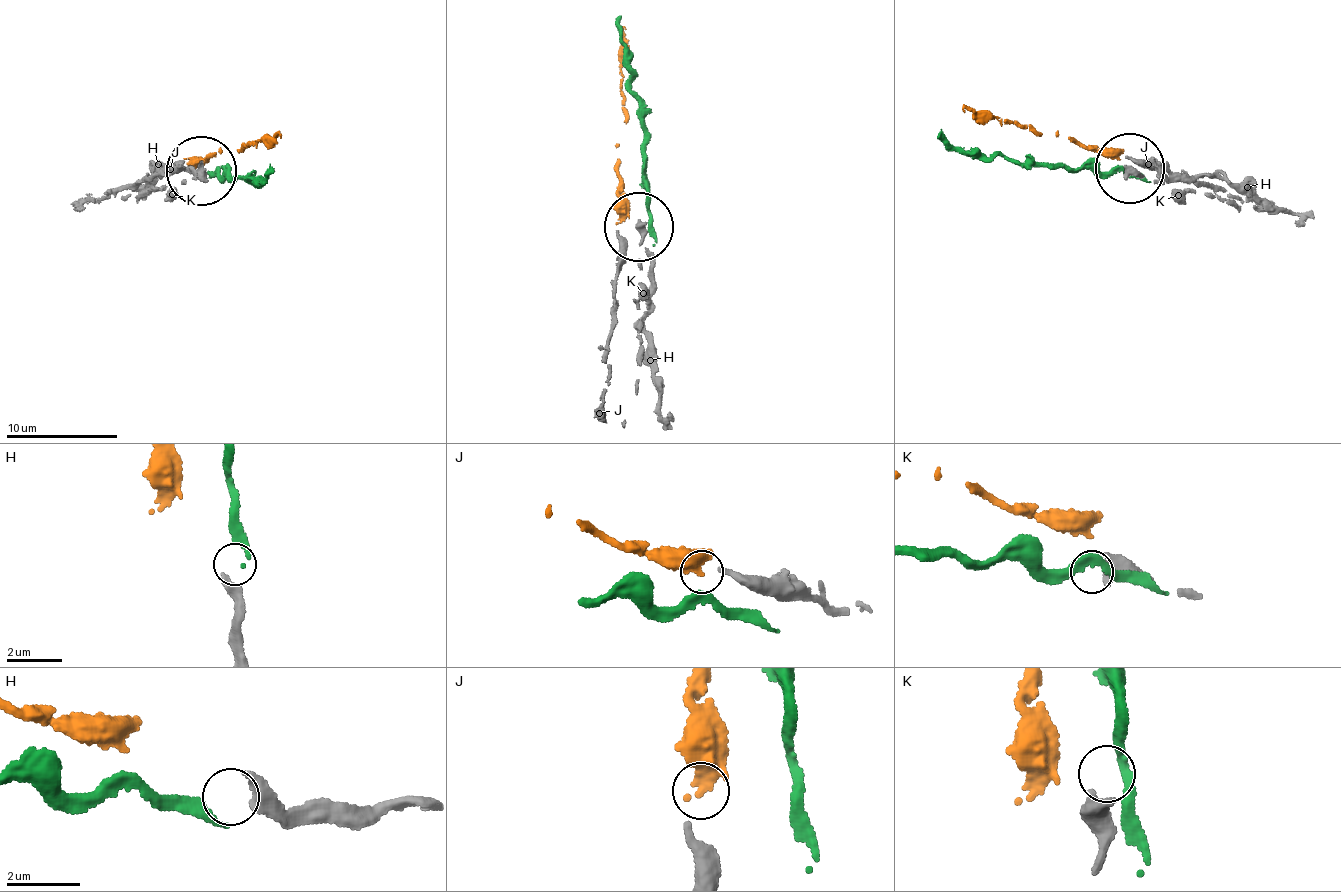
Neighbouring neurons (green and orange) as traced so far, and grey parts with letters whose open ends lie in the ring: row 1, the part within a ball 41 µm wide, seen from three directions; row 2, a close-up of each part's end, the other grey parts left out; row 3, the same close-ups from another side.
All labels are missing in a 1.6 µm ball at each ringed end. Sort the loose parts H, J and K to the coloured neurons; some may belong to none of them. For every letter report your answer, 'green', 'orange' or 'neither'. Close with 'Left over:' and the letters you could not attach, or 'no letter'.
H: green
J: orange
K: neither
Left over: K

